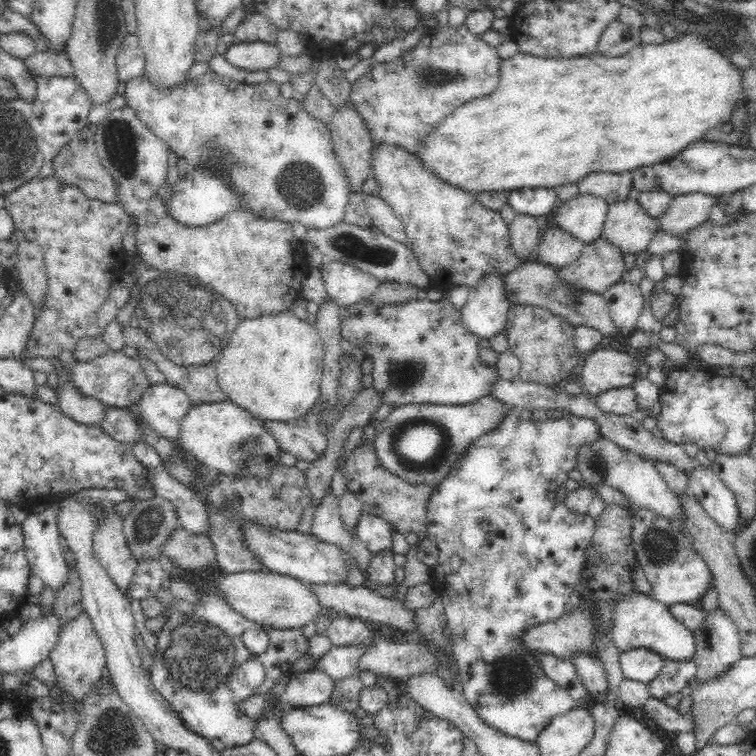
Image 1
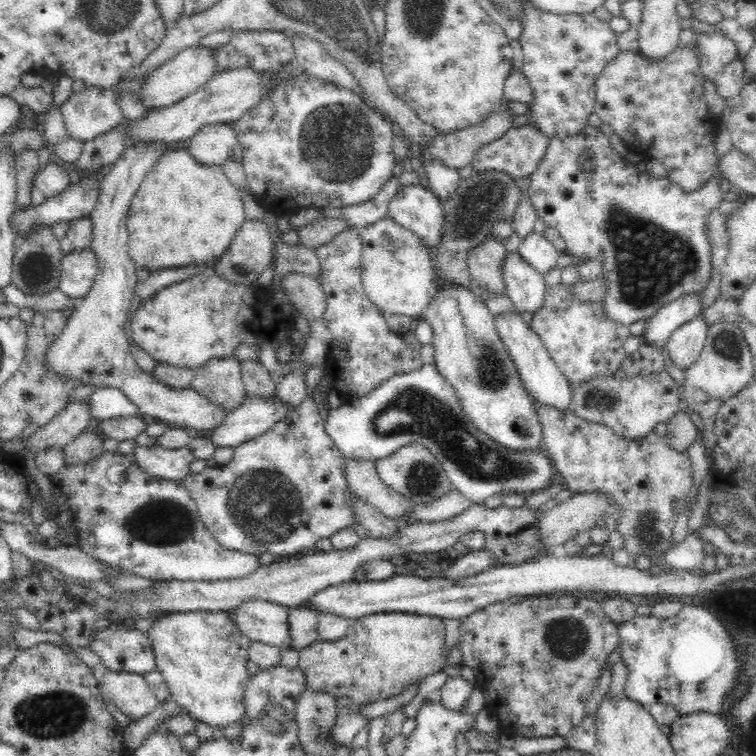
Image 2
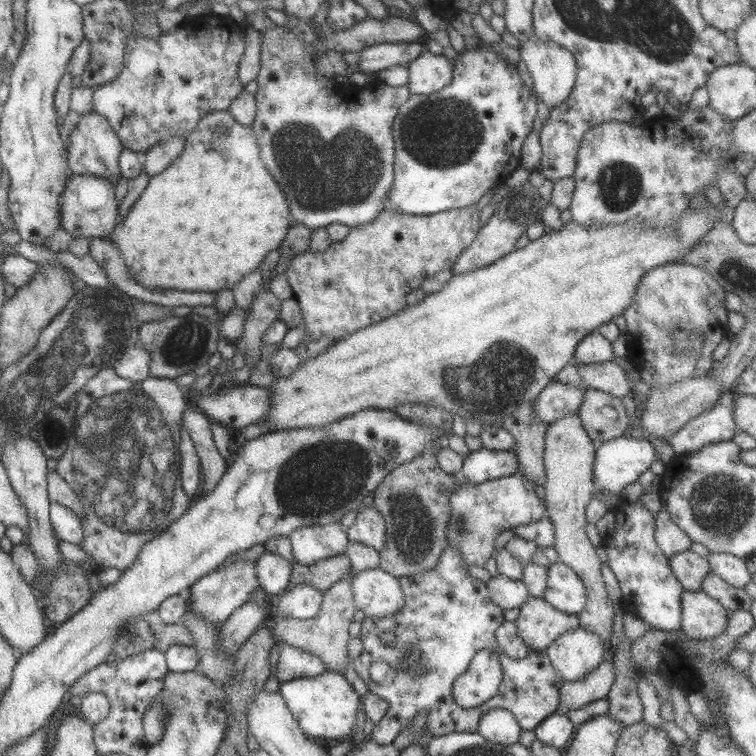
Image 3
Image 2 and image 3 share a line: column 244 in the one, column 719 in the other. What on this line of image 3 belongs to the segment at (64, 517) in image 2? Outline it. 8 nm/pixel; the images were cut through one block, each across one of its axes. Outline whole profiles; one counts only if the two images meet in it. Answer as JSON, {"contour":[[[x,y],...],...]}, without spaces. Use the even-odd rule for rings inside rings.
{"contour":[[[710,553],[707,556],[711,571],[720,576],[730,586],[745,589],[750,582],[750,572],[746,565],[745,559],[738,558],[732,554],[726,553]]]}

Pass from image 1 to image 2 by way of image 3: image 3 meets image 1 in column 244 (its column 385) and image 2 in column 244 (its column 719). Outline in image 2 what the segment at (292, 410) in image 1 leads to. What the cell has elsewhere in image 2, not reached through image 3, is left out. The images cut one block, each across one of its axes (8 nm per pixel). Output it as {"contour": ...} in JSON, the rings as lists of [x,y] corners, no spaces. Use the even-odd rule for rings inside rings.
{"contour":[[[185,149],[169,150],[150,168],[131,200],[127,216],[130,258],[150,273],[162,268],[184,268],[190,264],[211,265],[228,250],[246,220],[239,189],[224,175],[221,166],[199,164]]]}

